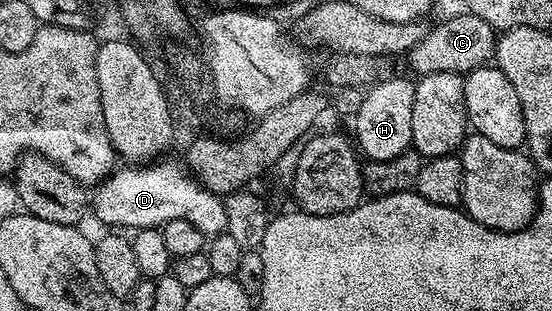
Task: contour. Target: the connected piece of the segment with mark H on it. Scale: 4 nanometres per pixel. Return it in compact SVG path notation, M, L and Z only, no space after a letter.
M384 77L364 93L361 108L355 114L354 141L358 149L373 162L388 162L398 154L408 153L413 132L413 96L415 82L407 78Z

